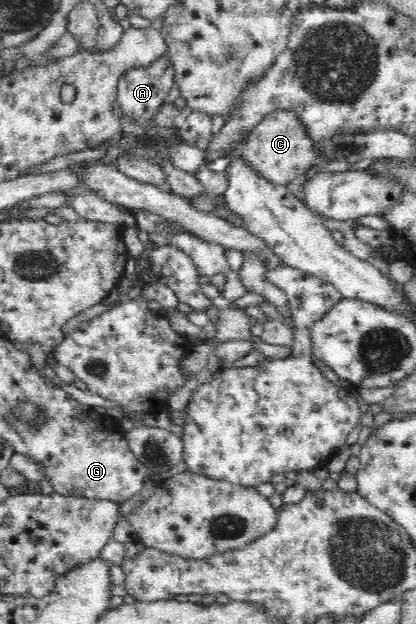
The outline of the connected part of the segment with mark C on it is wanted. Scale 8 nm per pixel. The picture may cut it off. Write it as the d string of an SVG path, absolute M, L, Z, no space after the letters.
M275 109L264 115L252 129L244 147L241 150L243 159L247 159L263 177L279 184L287 185L292 179L306 174L315 160L314 141L295 110Z

